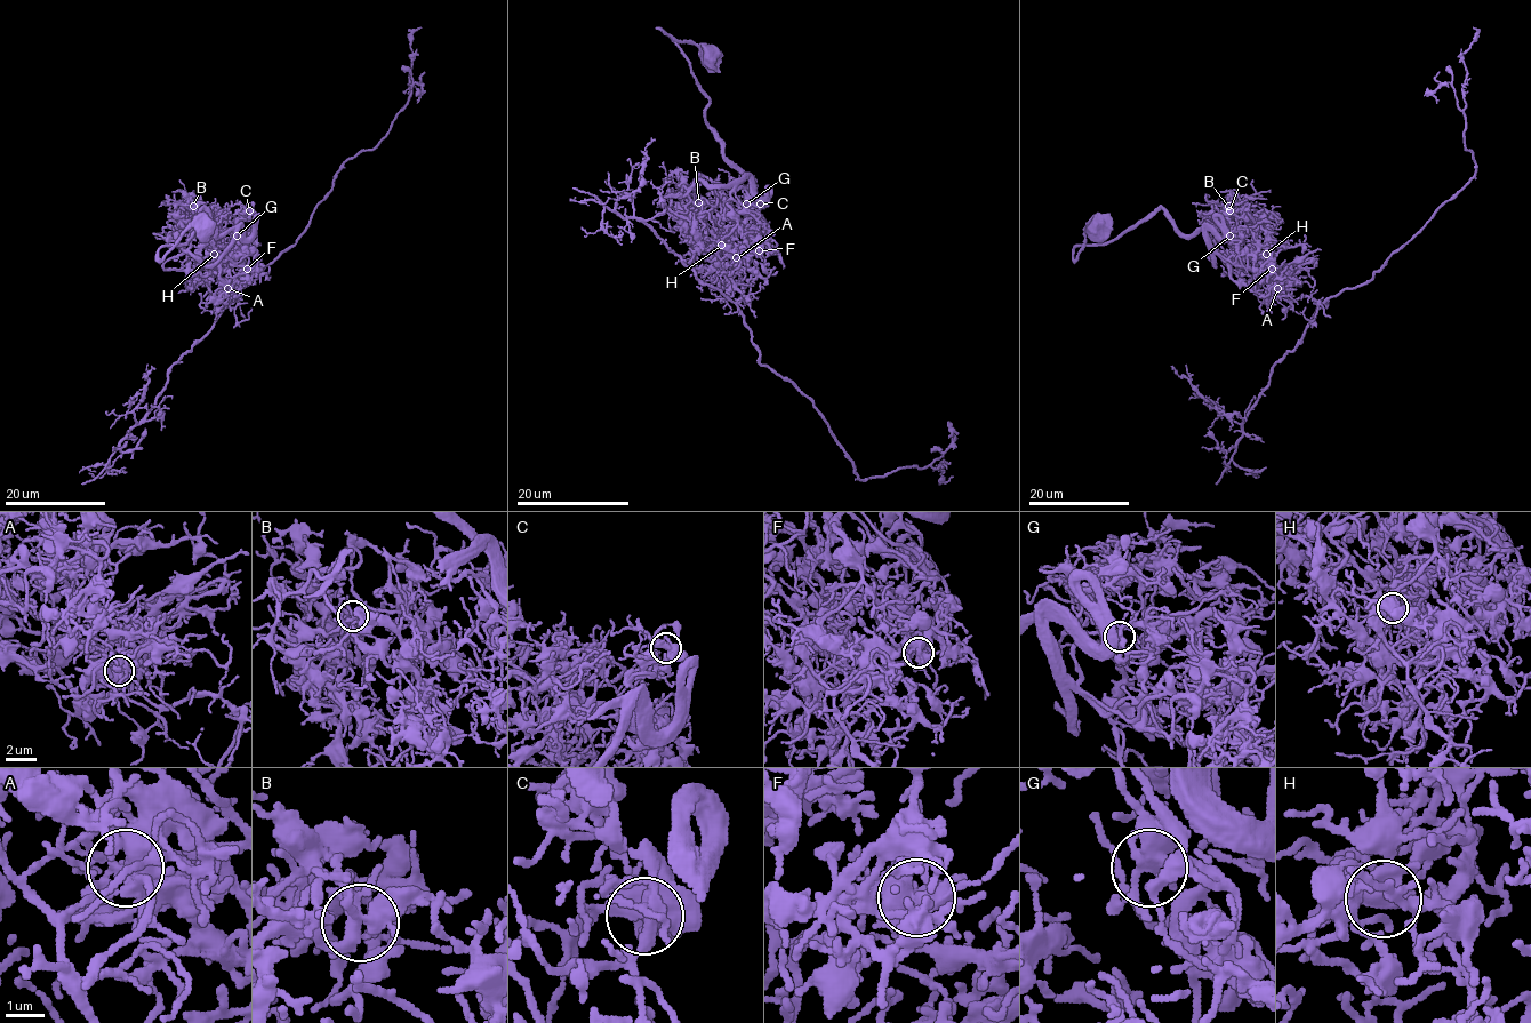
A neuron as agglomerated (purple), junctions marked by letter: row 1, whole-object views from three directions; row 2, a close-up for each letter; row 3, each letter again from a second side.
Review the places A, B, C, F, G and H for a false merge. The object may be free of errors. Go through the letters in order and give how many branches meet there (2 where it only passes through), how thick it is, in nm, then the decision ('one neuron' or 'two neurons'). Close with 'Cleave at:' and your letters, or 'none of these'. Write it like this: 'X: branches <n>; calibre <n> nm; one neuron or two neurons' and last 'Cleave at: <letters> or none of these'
A: branches 14; calibre 480 nm; two neurons
B: branches 6; calibre 440 nm; one neuron
C: branches 8; calibre 500 nm; one neuron
F: branches 10; calibre 480 nm; one neuron
G: branches 6; calibre 440 nm; one neuron
H: branches 6; calibre 440 nm; one neuron
Cleave at: A

